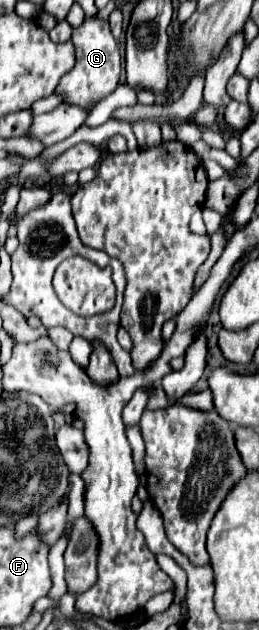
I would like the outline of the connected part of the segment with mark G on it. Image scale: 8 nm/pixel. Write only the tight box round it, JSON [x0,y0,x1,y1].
[56,18,120,106]

